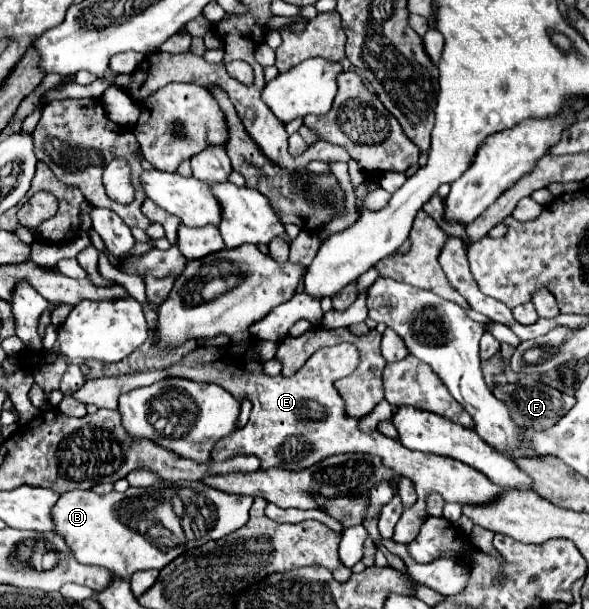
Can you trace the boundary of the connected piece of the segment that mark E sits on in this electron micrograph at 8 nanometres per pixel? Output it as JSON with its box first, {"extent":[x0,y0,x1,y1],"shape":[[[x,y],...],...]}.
{"extent":[73,336,503,544],"shape":[[[251,336],[249,342],[241,342],[241,346],[197,346],[191,350],[181,362],[173,364],[165,370],[149,370],[149,372],[133,372],[123,376],[109,376],[109,378],[97,378],[91,382],[85,382],[81,390],[73,394],[83,404],[95,404],[97,408],[109,408],[117,410],[119,396],[141,386],[149,386],[153,382],[165,380],[165,378],[187,378],[193,382],[213,382],[223,386],[231,396],[237,396],[239,402],[245,398],[253,404],[251,418],[245,428],[229,434],[229,438],[221,438],[217,446],[213,446],[211,458],[215,462],[223,462],[227,458],[233,458],[237,454],[253,454],[261,458],[261,468],[291,468],[301,470],[317,464],[319,460],[333,456],[333,454],[345,454],[345,452],[363,452],[363,454],[377,454],[381,456],[383,464],[389,466],[395,474],[409,478],[415,484],[417,490],[417,504],[407,508],[397,526],[395,526],[395,542],[409,544],[413,538],[417,538],[421,524],[425,522],[425,496],[431,492],[437,492],[445,496],[445,502],[457,502],[457,504],[487,504],[491,500],[497,500],[503,494],[503,488],[493,484],[489,478],[483,478],[481,472],[475,468],[463,466],[461,462],[453,458],[441,458],[433,454],[417,454],[415,450],[405,450],[401,442],[387,438],[381,432],[375,434],[363,434],[357,430],[359,418],[349,418],[345,414],[345,402],[335,390],[333,382],[337,378],[343,378],[351,374],[357,368],[359,352],[353,344],[337,344],[331,348],[317,350],[307,364],[295,372],[293,376],[267,376],[263,372],[263,360],[255,354],[257,340]]]}

